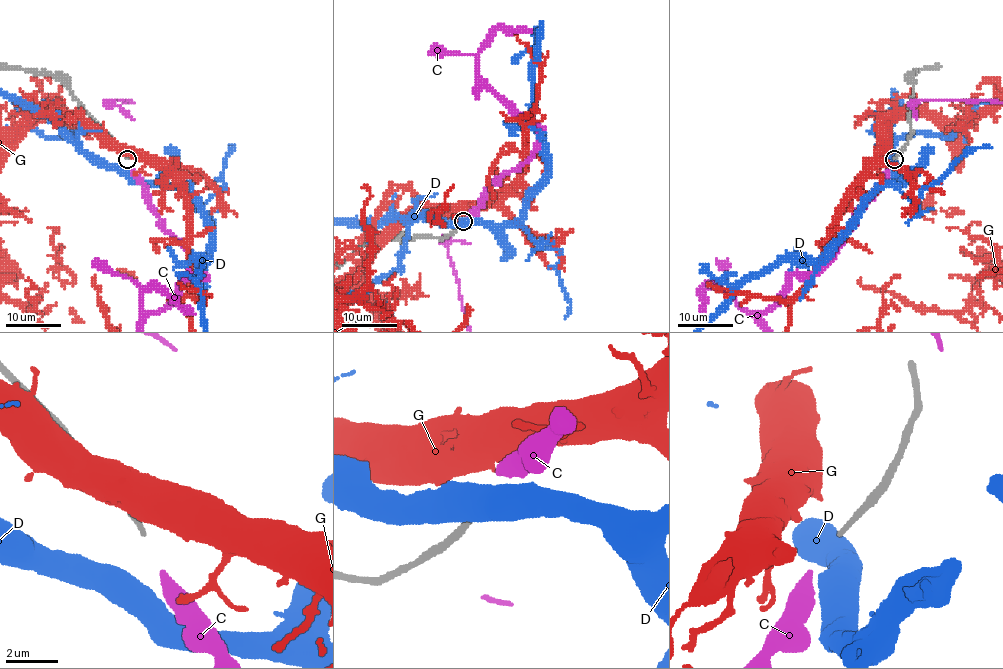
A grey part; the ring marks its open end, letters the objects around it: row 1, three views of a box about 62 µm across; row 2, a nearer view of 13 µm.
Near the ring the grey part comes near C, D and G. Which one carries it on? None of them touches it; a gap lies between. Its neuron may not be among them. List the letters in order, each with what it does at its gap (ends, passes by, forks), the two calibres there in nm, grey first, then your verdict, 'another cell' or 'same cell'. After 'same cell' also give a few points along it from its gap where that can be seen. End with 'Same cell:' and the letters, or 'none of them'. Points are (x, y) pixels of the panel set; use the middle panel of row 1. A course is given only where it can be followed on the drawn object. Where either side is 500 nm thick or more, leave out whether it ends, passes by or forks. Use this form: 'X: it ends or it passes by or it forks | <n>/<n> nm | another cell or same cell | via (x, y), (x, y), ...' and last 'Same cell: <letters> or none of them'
C: it ends | 180/380 nm | same cell
D: 180/700 nm | another cell
G: 180/600 nm | another cell
Same cell: C

